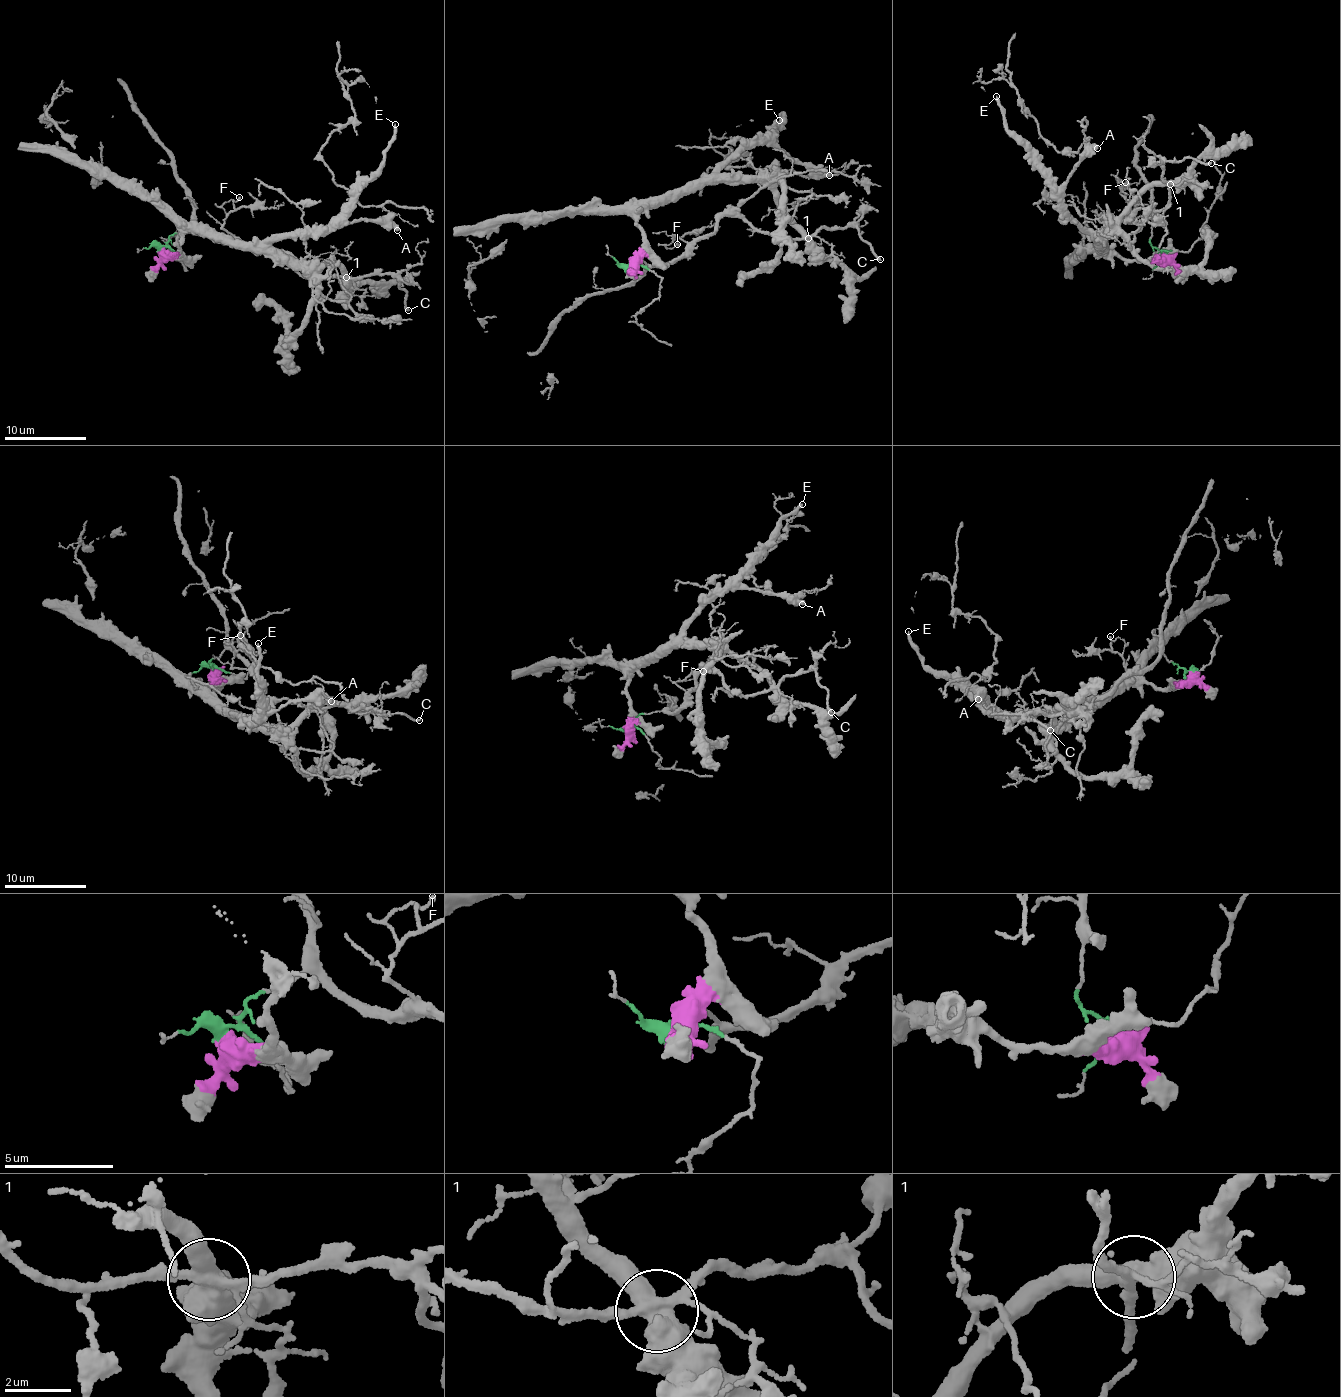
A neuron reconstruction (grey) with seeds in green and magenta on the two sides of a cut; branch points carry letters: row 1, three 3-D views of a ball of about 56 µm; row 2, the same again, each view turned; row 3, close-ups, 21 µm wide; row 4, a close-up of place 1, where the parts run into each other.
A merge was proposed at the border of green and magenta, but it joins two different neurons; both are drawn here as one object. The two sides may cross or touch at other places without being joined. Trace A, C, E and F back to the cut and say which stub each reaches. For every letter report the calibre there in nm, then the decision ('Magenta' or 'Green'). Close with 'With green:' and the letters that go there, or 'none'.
A: Thickness 460 nm. Magenta
C: Thickness 240 nm. Green
E: Thickness 280 nm. Magenta
F: Thickness 160 nm. Green
With green: C, F

